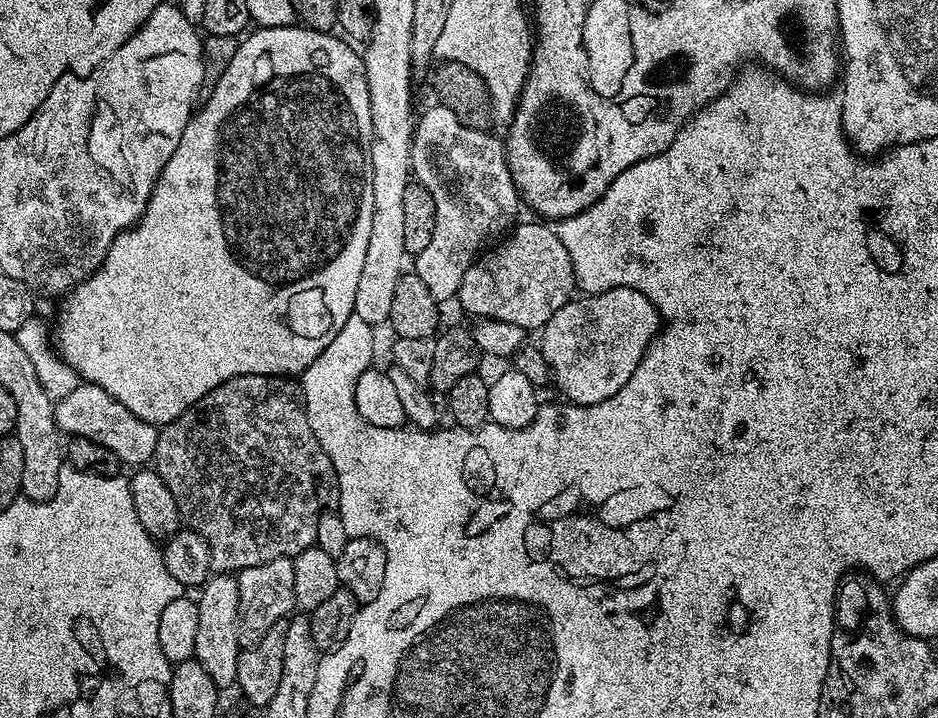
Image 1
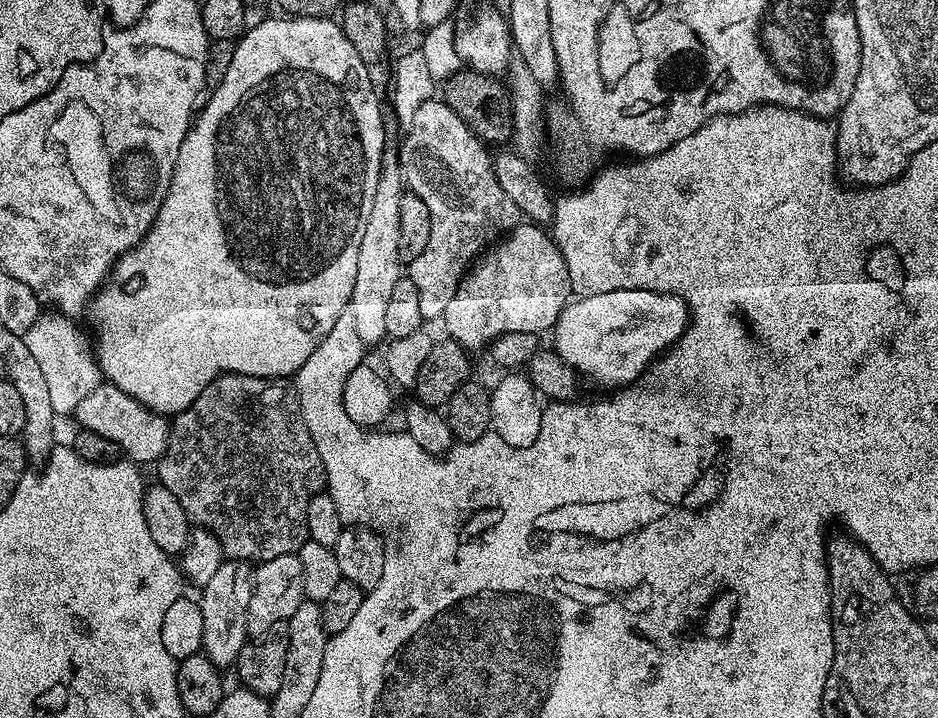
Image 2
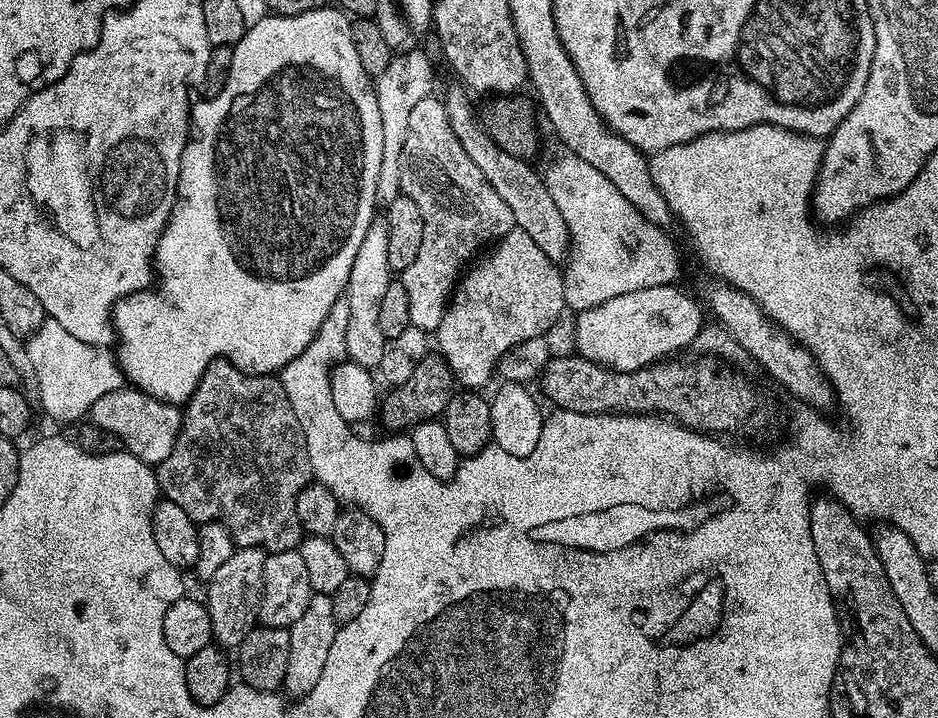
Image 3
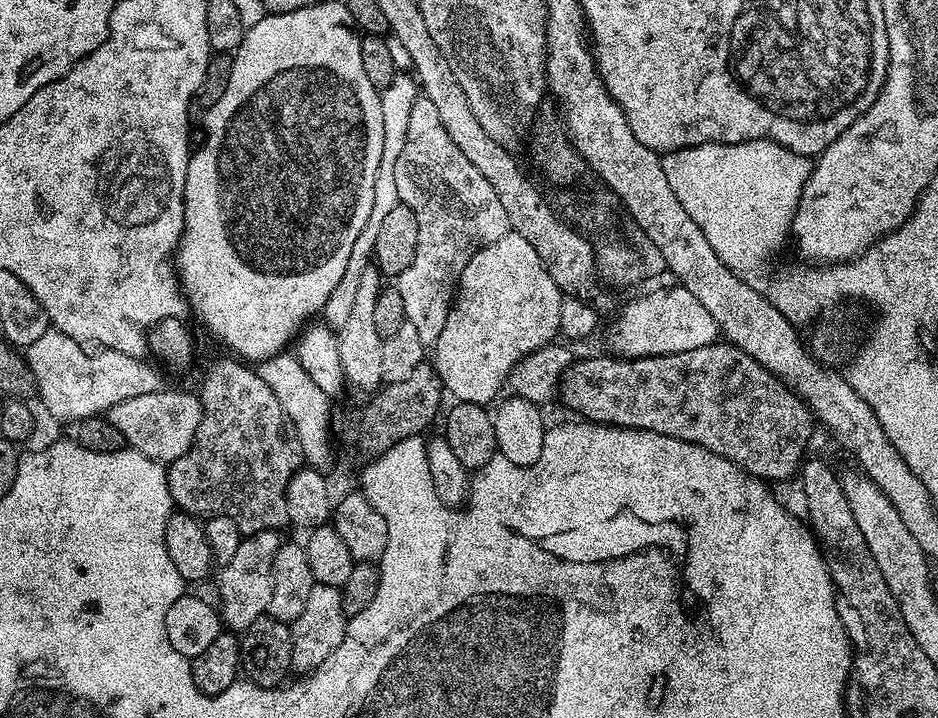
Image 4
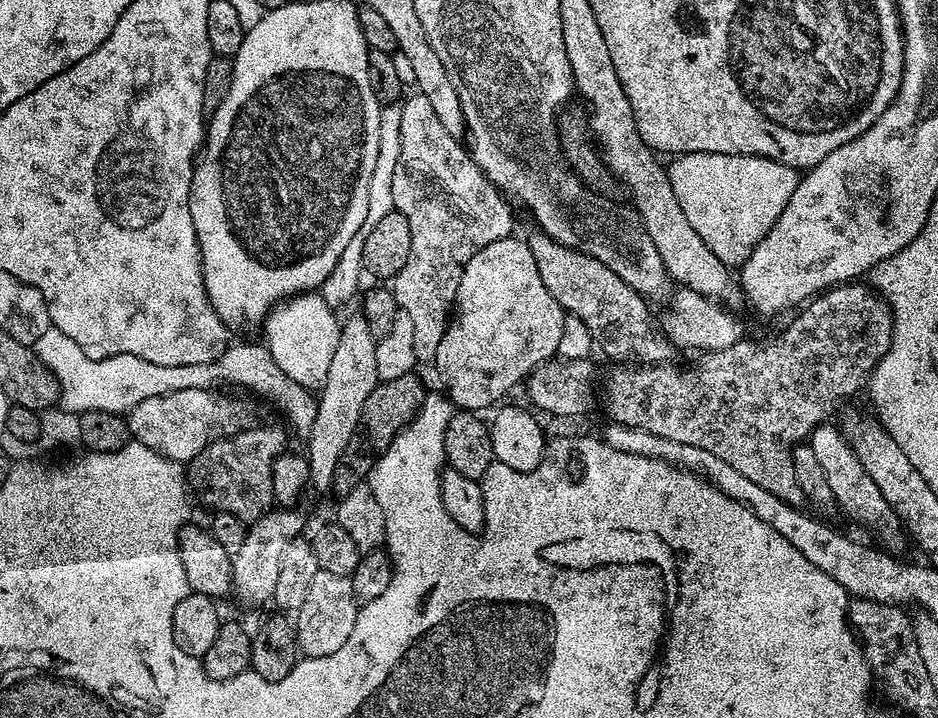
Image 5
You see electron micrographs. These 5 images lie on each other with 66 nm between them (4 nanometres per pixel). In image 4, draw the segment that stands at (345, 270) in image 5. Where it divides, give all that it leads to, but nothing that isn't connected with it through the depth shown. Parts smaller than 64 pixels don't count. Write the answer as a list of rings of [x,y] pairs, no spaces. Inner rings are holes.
[[[398,72],[390,82],[390,86],[381,89],[380,105],[382,106],[382,161],[378,166],[378,174],[375,175],[374,182],[374,204],[371,206],[370,217],[366,220],[366,226],[362,226],[362,234],[358,234],[358,239],[354,241],[354,250],[350,250],[350,260],[346,262],[346,272],[342,274],[342,280],[338,286],[330,293],[330,298],[326,298],[326,306],[322,313],[323,323],[333,330],[339,330],[342,322],[346,322],[346,317],[350,315],[350,309],[354,306],[354,297],[358,291],[358,278],[369,267],[372,257],[372,247],[374,238],[378,238],[379,227],[382,226],[383,219],[399,203],[398,186],[395,185],[394,167],[400,154],[402,154],[403,143],[406,142],[407,123],[410,122],[411,107],[420,95],[419,84],[415,77],[409,73]]]

